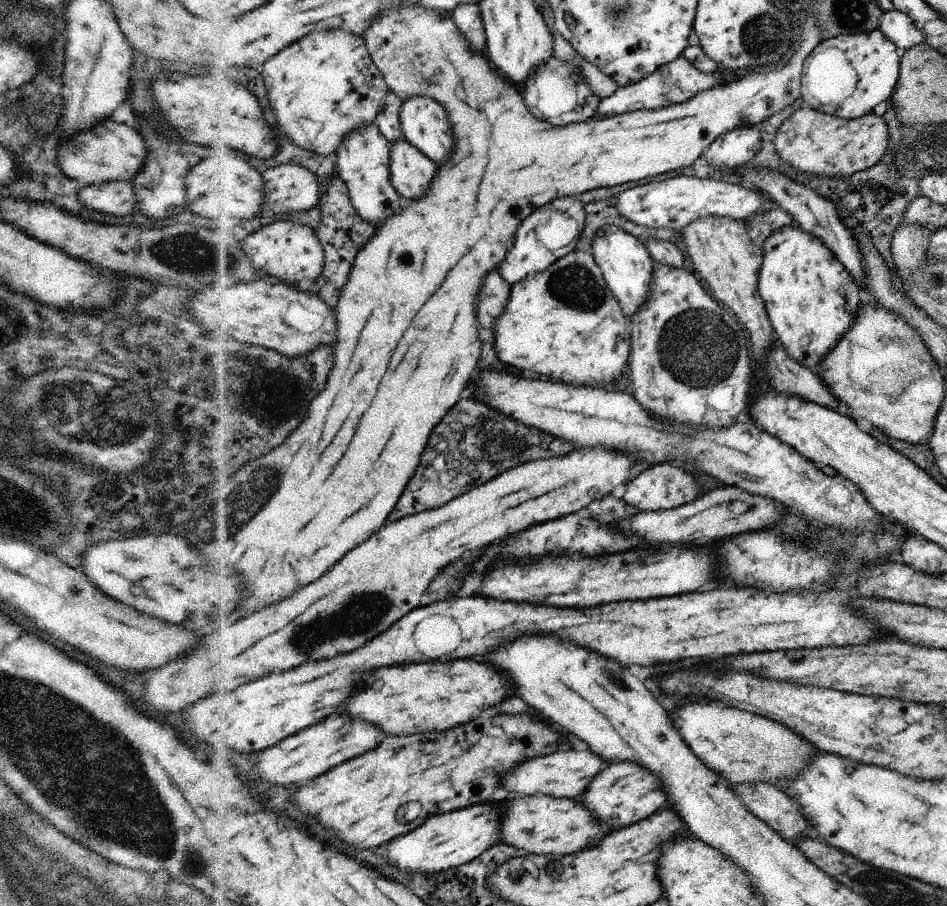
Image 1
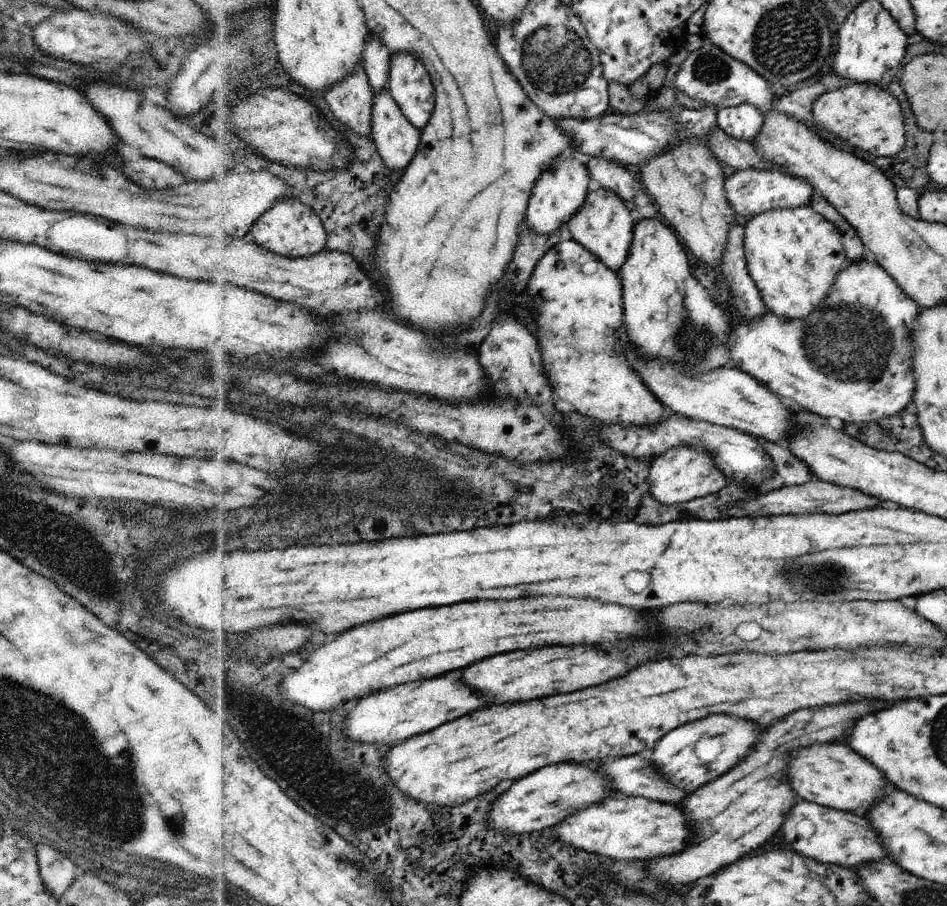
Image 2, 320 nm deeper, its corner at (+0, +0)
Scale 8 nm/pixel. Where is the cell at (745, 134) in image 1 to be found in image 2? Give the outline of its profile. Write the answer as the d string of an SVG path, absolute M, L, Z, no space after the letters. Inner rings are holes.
M752 105L718 108L716 118L716 126L726 134L749 143L754 142L766 122L765 113Z

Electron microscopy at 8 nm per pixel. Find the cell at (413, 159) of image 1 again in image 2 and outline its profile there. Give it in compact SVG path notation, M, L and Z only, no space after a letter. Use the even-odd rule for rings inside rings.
M391 88L381 90L375 96L375 110L373 118L374 140L377 148L386 164L396 170L396 172L405 172L406 168L412 164L414 156L419 153L423 144L423 131L415 124L407 114L404 114L403 107L392 94Z

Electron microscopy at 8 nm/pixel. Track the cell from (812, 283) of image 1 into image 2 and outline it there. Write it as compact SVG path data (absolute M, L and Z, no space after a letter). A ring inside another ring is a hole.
M811 204L791 209L770 209L755 214L742 223L744 224L743 249L748 270L768 310L786 320L810 316L811 312L830 295L835 278L850 263L838 227L816 212Z

